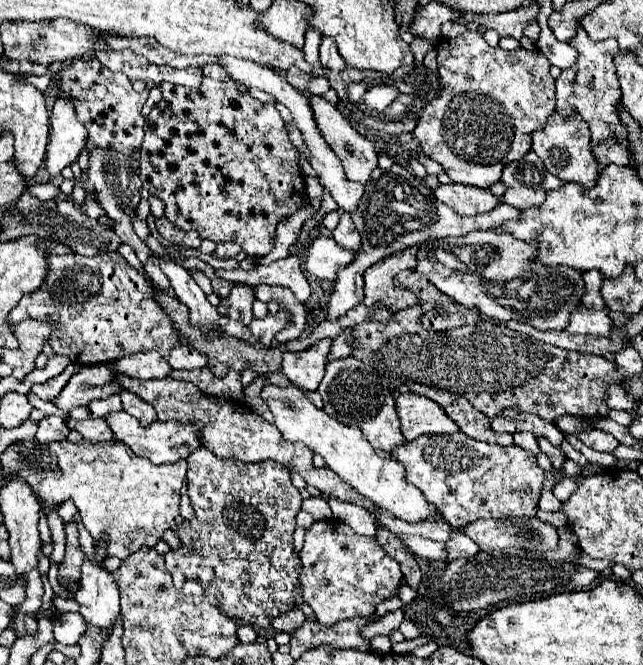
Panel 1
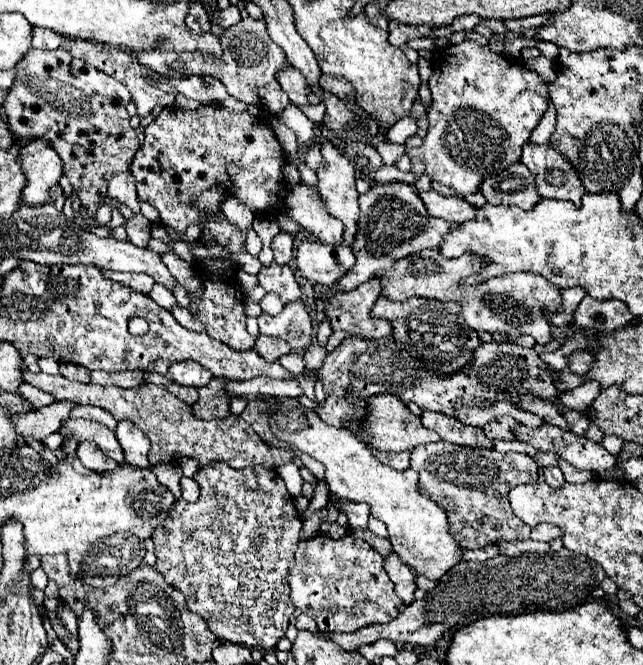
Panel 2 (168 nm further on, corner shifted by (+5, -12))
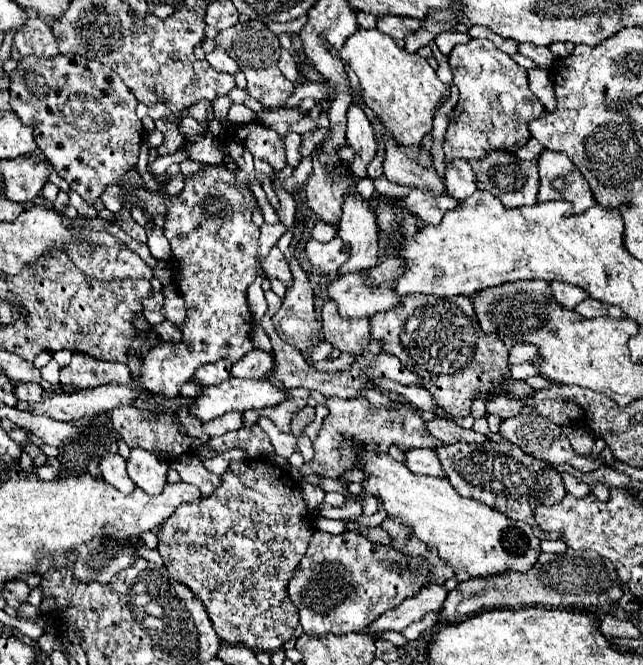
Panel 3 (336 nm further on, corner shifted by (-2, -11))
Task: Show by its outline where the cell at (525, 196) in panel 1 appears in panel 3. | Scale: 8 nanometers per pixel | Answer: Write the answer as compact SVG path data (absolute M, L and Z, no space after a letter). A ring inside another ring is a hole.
M491 151L483 159L477 159L477 161L471 159L469 165L475 171L477 189L489 191L491 195L499 197L505 207L523 207L523 205L535 205L537 203L537 189L539 189L537 163L521 161L507 151Z

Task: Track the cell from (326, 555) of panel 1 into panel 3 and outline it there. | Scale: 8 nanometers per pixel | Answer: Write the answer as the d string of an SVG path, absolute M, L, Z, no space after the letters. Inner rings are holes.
M315 531L287 591L299 609L299 623L307 635L361 633L385 611L399 607L401 601L427 587L431 583L429 571L431 565L421 557L409 557L391 545L371 543L355 531L341 535ZM315 567L321 567L321 571L315 573Z

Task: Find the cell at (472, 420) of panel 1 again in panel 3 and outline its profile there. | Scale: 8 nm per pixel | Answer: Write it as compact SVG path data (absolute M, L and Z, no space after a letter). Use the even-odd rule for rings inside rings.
M433 417L431 421L425 423L427 431L439 439L441 443L457 443L457 441L465 441L465 443L483 443L487 437L473 431L473 429L461 429L459 425L455 425L449 419L443 417Z

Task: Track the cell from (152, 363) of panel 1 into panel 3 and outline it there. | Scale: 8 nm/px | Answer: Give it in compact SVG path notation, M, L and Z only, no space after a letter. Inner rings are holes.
M73 353L73 359L59 373L59 383L75 389L93 389L105 383L129 383L131 371L125 363L107 363L91 355Z

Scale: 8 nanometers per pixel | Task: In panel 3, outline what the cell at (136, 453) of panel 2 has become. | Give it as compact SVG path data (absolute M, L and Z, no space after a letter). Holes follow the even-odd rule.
M139 447L131 449L131 457L127 461L127 473L131 481L149 495L163 493L163 487L167 483L167 469L169 465L159 461L153 453L147 453Z

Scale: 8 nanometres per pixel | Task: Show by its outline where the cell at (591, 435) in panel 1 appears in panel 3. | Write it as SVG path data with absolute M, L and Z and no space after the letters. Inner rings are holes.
M517 415L517 417L509 417L505 421L501 421L499 425L499 435L511 443L515 443L519 449L523 449L527 455L539 459L539 461L547 461L553 467L561 465L561 463L569 463L571 467L579 469L579 471L593 471L599 467L599 463L595 463L593 455L577 455L573 451L573 447L569 445L569 439L565 437L565 433L561 431L559 425L551 423L549 419L541 417L541 415Z

